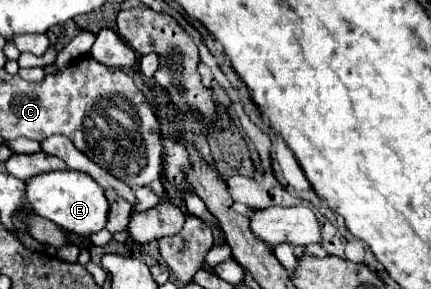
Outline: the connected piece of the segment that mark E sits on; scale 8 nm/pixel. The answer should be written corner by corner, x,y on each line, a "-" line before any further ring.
55,170
29,178
27,186
27,202
35,208
35,214
53,220
67,232
75,232
79,236
91,236
105,228
107,222
107,198
103,188
85,172
77,170

